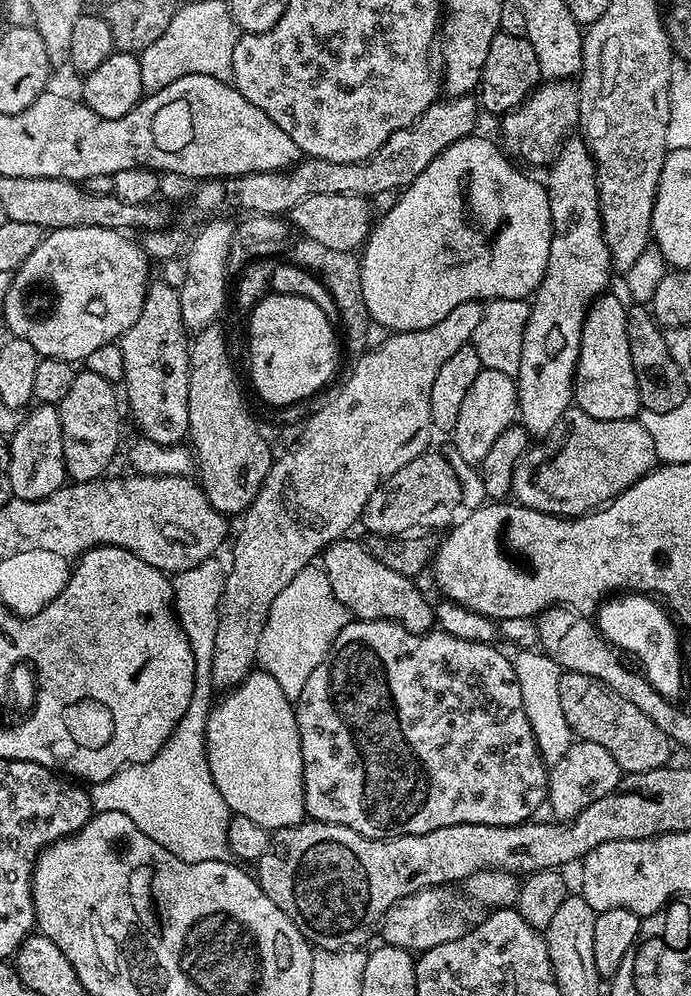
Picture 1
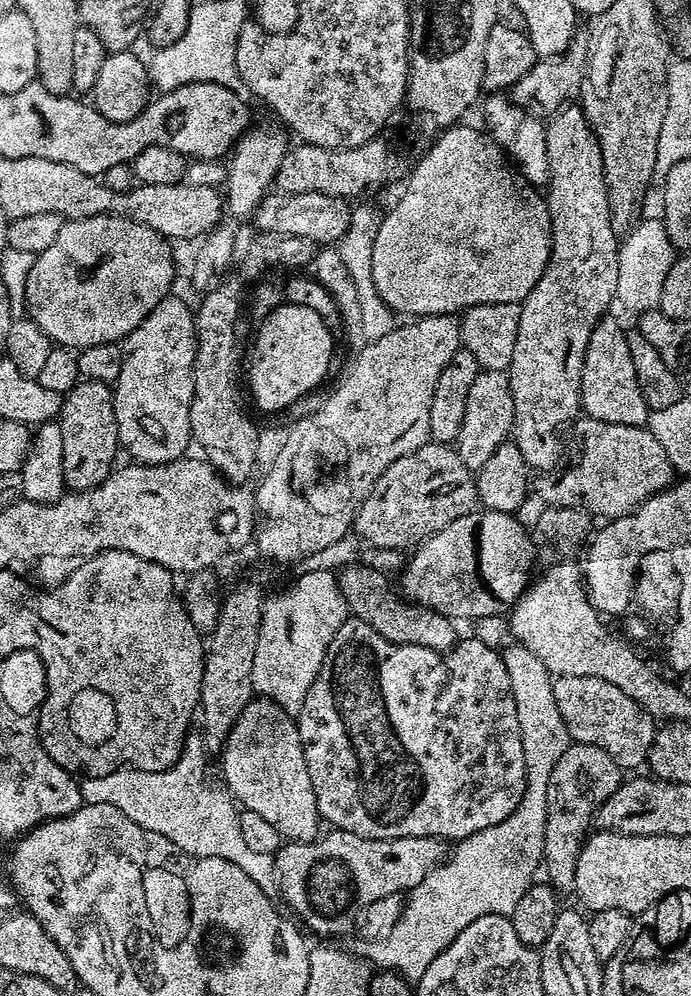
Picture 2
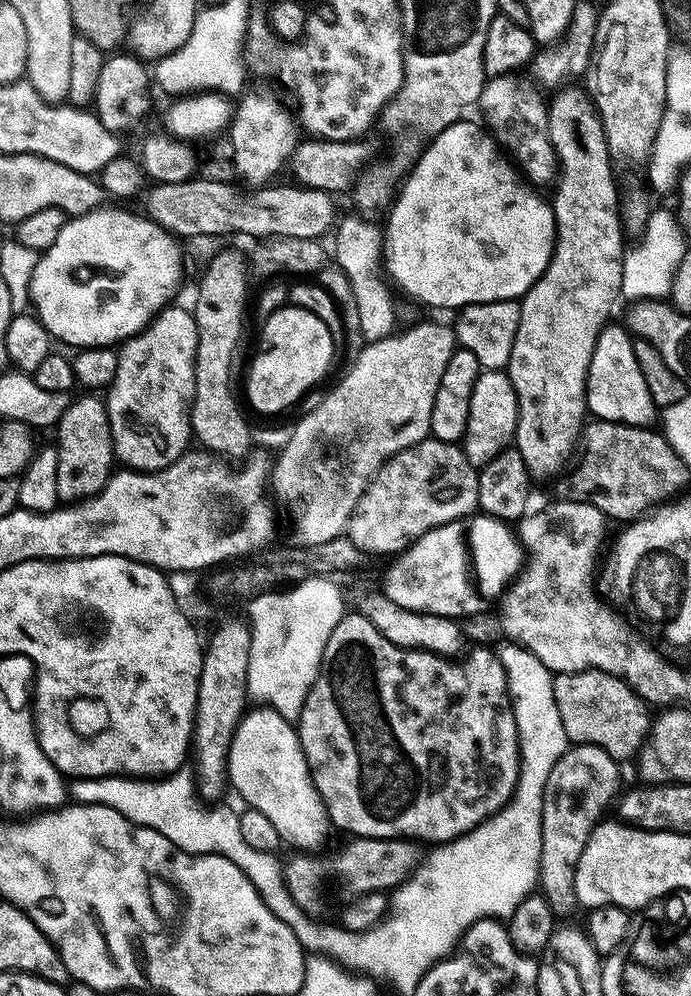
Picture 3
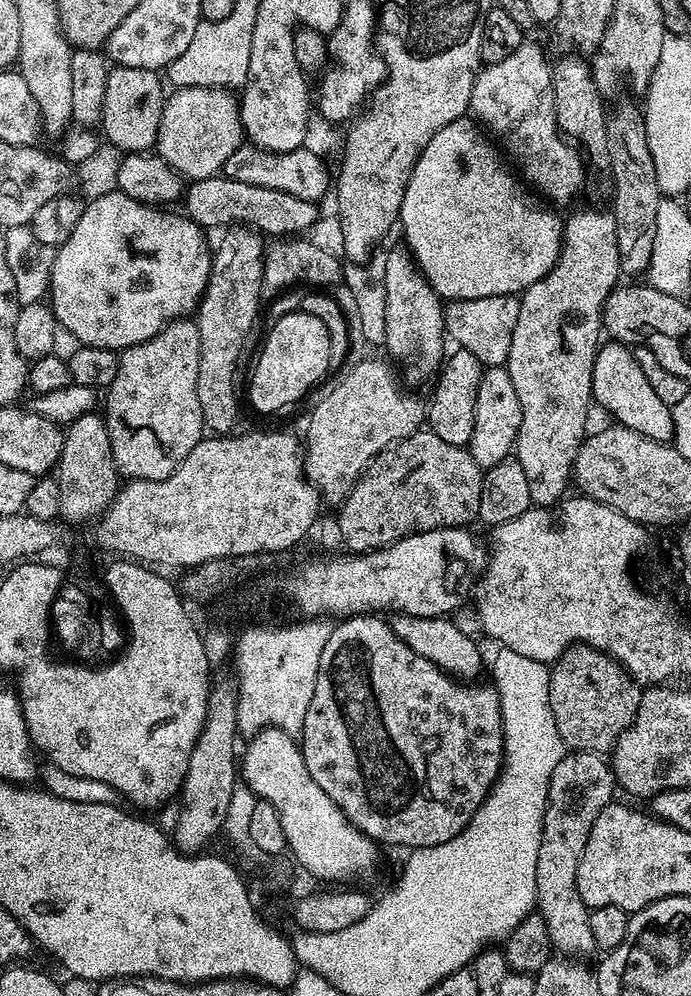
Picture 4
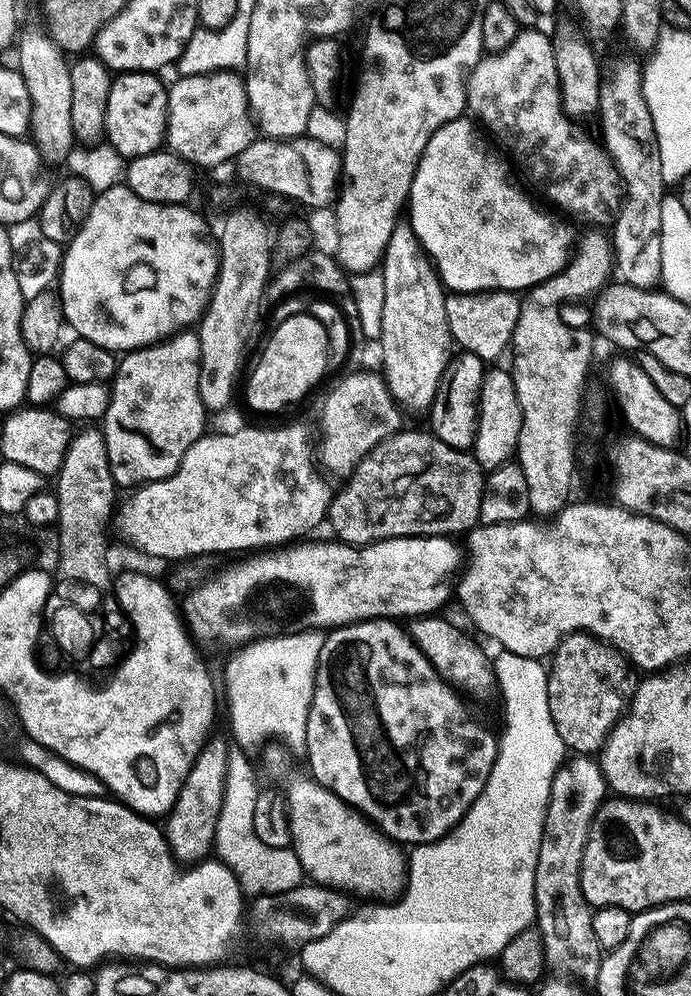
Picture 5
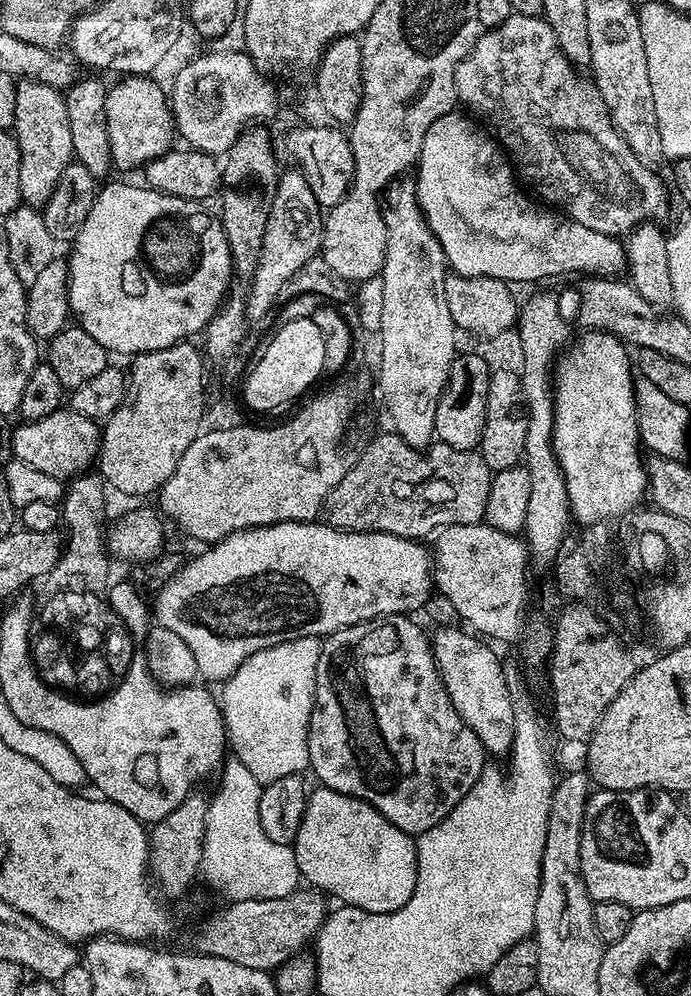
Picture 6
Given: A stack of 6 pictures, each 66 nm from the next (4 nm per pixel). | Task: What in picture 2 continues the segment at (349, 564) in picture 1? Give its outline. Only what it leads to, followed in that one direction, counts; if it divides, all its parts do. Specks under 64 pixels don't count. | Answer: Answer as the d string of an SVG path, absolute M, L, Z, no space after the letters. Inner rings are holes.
M351 566L339 573L338 583L344 600L348 603L349 613L355 619L366 622L382 638L395 644L409 644L410 646L426 646L430 650L446 652L456 647L458 635L457 625L441 612L432 608L422 608L407 599L401 598L395 591L387 592L384 587L390 582L389 577L363 566ZM396 596L397 597L396 597ZM400 599L400 600L399 600ZM453 624L453 625L452 625Z

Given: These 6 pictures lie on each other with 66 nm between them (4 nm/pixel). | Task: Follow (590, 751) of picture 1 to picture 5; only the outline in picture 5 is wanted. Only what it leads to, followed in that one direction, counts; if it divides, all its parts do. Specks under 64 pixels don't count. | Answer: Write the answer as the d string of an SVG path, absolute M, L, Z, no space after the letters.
M576 754L565 759L554 774L536 867L534 924L536 928L544 924L544 930L539 934L544 940L545 965L549 960L560 964L560 948L576 948L576 944L584 944L588 924L584 924L584 906L587 902L584 901L580 881L582 854L588 841L588 828L608 791L608 783L604 781L599 763L588 754Z

